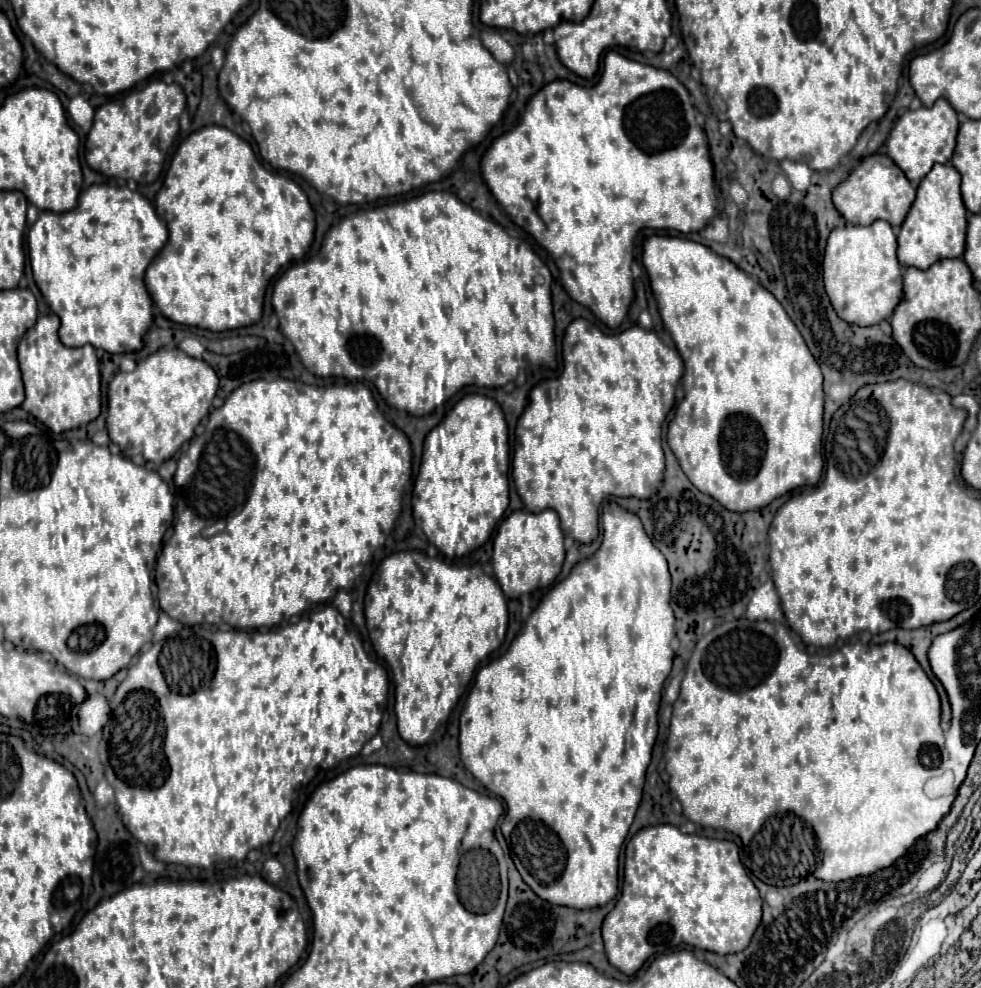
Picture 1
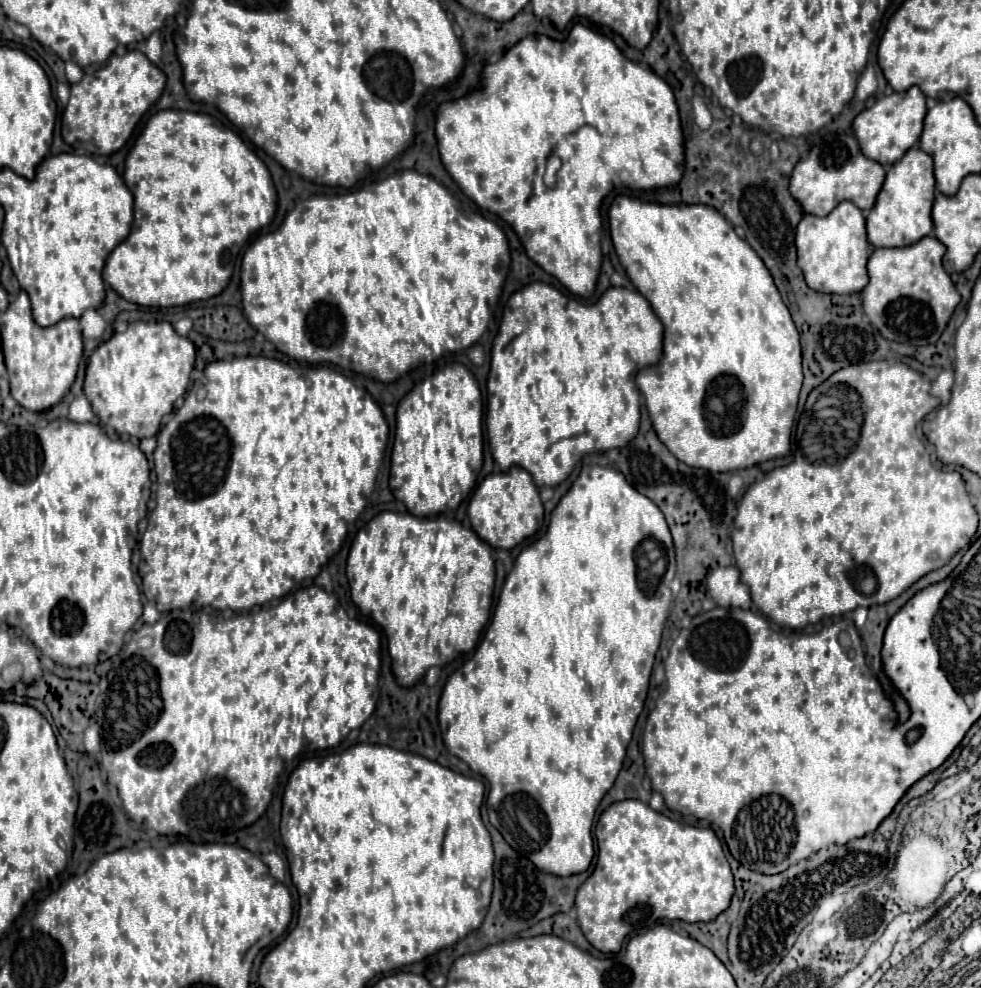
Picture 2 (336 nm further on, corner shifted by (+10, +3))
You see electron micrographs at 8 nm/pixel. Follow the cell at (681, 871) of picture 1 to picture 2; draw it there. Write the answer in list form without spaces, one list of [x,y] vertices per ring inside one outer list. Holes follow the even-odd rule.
[[[622,800],[610,804],[596,824],[598,860],[594,872],[576,892],[578,924],[586,940],[604,954],[616,954],[630,934],[640,934],[658,924],[658,920],[710,922],[730,906],[734,894],[734,878],[724,856],[722,844],[712,828],[696,828],[674,822],[654,812],[640,800]]]

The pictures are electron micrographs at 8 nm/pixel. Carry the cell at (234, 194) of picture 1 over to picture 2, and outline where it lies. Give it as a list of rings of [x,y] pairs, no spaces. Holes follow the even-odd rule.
[[[160,110],[156,114],[152,114],[142,132],[138,134],[136,142],[132,144],[126,162],[124,162],[124,182],[128,186],[128,190],[134,196],[134,222],[132,222],[132,230],[130,234],[110,252],[110,256],[106,258],[104,270],[102,270],[102,278],[106,284],[110,284],[112,290],[116,290],[124,300],[140,304],[140,306],[158,306],[158,308],[170,308],[170,306],[182,306],[188,302],[196,302],[196,300],[208,300],[216,294],[220,294],[234,270],[236,258],[240,254],[240,244],[246,242],[256,230],[260,230],[262,226],[270,224],[276,212],[276,190],[270,178],[268,168],[264,166],[264,162],[252,152],[248,150],[248,146],[242,142],[242,138],[232,132],[230,128],[218,124],[214,118],[206,116],[206,114],[196,114],[196,112],[182,112],[182,110]]]

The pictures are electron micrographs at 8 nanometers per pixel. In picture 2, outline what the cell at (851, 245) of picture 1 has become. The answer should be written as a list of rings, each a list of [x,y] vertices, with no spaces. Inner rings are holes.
[[[840,202],[828,216],[804,214],[796,228],[796,250],[798,266],[804,272],[806,284],[812,290],[828,294],[854,294],[860,292],[868,282],[868,238],[866,220],[862,210],[852,202]]]

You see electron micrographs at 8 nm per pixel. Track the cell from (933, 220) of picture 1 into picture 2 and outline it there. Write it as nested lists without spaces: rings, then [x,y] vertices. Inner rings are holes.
[[[918,146],[910,148],[888,172],[884,184],[876,196],[876,202],[866,218],[868,240],[876,248],[900,248],[918,242],[932,232],[932,210],[934,202],[934,166],[932,158]]]

